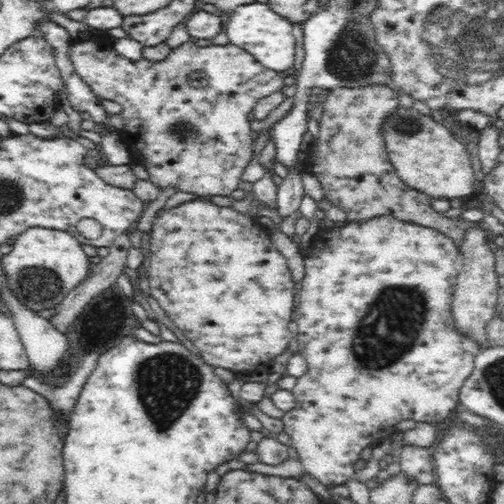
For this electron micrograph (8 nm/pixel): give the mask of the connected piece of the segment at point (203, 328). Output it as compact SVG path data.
M194 199L170 208L156 217L152 223L152 234L150 234L150 266L149 272L149 294L152 295L164 312L174 322L176 328L186 336L194 348L198 348L201 357L213 367L226 368L234 374L244 371L255 371L258 364L270 362L287 349L292 334L290 333L290 322L294 319L294 280L290 268L286 264L286 258L274 246L271 235L264 232L257 219L239 214L232 207L218 206L206 199Z

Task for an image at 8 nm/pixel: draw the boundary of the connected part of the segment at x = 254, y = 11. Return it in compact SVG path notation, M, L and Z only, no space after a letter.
M258 1L243 4L230 14L230 21L225 28L229 42L248 51L262 66L278 72L293 67L295 40L292 22L274 12L268 4Z

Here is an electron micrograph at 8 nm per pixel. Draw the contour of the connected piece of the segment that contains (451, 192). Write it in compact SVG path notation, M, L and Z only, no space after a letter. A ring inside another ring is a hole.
M400 106L388 115L382 124L382 137L386 141L385 153L391 157L394 170L402 182L433 198L468 198L479 189L474 176L468 147L454 138L452 132L435 122L431 116L420 114L414 108Z

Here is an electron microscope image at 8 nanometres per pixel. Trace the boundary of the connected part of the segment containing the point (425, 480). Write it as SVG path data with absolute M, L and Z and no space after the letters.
M404 445L400 450L398 462L400 462L401 471L418 485L436 484L437 476L430 449Z

